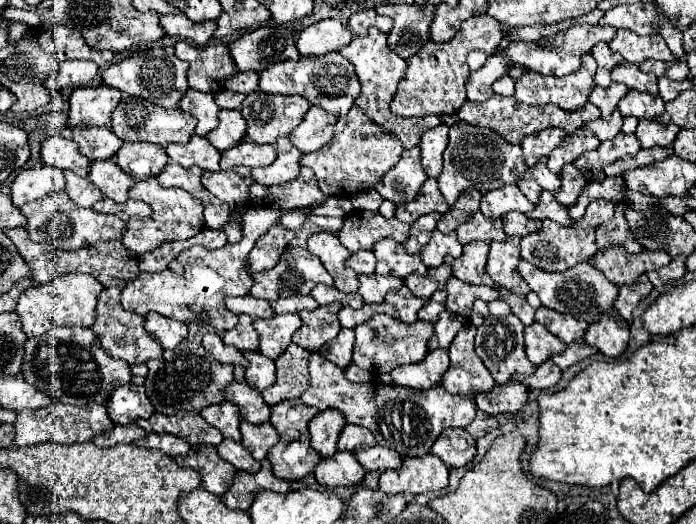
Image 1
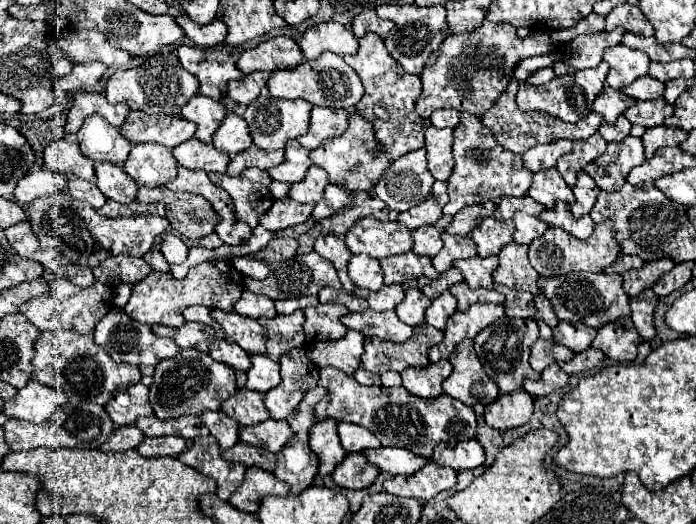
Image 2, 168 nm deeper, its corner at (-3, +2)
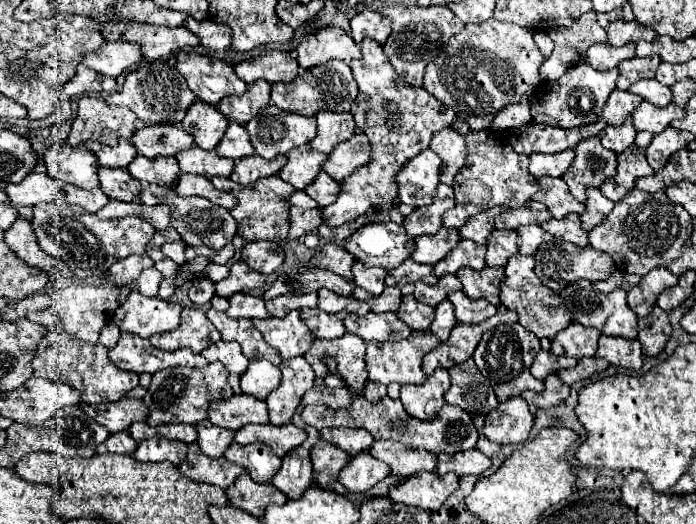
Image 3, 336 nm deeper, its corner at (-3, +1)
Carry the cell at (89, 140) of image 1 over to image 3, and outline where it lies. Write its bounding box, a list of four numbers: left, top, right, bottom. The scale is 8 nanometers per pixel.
[86,139,138,169]

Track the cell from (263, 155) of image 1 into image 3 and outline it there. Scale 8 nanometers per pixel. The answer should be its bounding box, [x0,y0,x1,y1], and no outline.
[230,155,288,185]

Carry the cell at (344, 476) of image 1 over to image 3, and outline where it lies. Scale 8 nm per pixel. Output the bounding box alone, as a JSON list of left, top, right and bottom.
[340,451,390,493]

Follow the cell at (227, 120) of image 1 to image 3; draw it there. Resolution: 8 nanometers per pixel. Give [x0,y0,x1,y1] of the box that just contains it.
[216,123,254,161]

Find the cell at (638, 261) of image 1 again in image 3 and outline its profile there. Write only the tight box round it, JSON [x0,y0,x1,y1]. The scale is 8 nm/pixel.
[628,267,678,317]

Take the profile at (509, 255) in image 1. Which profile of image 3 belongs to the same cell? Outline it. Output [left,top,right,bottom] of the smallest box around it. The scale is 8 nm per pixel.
[500,255,572,339]

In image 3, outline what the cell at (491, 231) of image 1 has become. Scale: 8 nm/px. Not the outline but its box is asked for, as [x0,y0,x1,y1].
[486,231,518,267]

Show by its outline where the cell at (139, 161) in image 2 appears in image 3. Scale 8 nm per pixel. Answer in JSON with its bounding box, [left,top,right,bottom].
[128,155,180,187]

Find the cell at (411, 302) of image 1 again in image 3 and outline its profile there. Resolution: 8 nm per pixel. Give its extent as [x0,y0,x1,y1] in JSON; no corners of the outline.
[398,295,434,331]

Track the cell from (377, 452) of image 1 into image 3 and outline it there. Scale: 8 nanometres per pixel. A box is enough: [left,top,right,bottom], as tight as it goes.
[370,441,436,477]

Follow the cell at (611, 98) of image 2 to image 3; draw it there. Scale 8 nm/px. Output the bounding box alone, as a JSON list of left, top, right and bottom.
[600,89,642,125]

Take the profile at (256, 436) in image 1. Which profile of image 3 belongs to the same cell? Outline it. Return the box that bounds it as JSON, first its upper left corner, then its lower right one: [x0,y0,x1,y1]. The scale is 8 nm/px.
[234,423,306,459]

